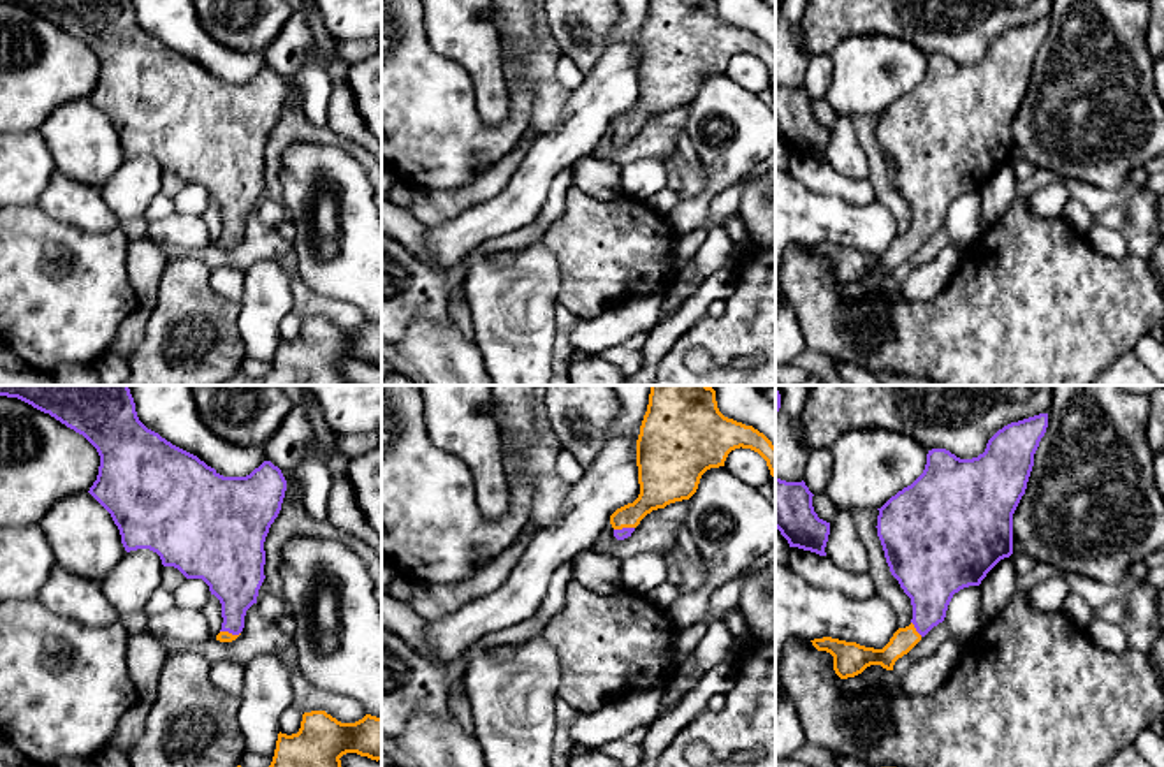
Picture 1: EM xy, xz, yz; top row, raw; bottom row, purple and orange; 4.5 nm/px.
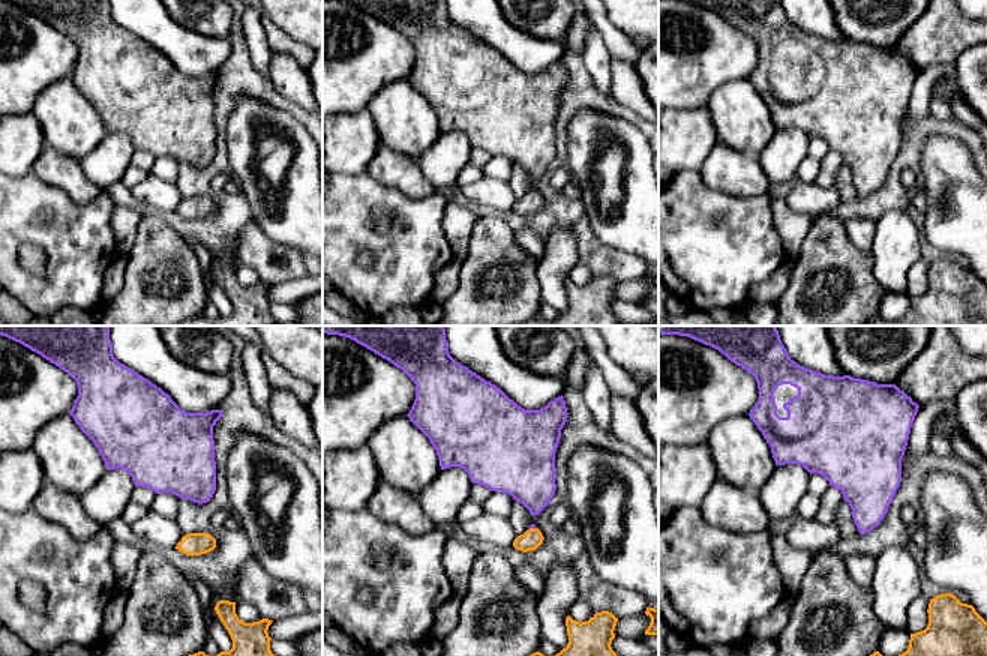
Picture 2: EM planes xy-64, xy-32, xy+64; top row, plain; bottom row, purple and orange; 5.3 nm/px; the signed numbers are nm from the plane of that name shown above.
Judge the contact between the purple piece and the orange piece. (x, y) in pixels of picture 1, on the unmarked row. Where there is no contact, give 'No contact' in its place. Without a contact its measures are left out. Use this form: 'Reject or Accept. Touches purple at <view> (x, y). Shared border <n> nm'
Accept. Touches purple at xz (623, 134). Shared border 100 nm

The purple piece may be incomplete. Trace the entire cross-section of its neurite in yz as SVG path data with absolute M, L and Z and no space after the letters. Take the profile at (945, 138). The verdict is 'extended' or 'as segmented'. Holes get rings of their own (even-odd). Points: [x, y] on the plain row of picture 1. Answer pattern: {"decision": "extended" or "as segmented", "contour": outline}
{"decision": "extended", "contour": "M1048 19L1011 28L972 65L932 55L923 79L877 114L877 142L891 181L911 204L913 225L909 232L898 234L883 255L832 243L811 246L818 257L833 262L833 276L840 285L855 283L870 271L893 276L898 264L944 227L955 199L979 192L1000 165L1013 160L1013 120L1025 100L1034 60L1046 33Z"}

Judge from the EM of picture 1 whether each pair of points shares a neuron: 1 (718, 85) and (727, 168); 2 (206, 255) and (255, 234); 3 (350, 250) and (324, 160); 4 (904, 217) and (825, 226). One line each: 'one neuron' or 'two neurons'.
1: one neuron
2: one neuron
3: one neuron
4: two neurons

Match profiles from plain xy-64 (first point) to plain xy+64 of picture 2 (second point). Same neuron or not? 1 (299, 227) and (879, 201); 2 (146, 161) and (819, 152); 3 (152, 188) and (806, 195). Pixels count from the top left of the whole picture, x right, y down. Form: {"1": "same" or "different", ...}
{"1": "different", "2": "same", "3": "same"}

